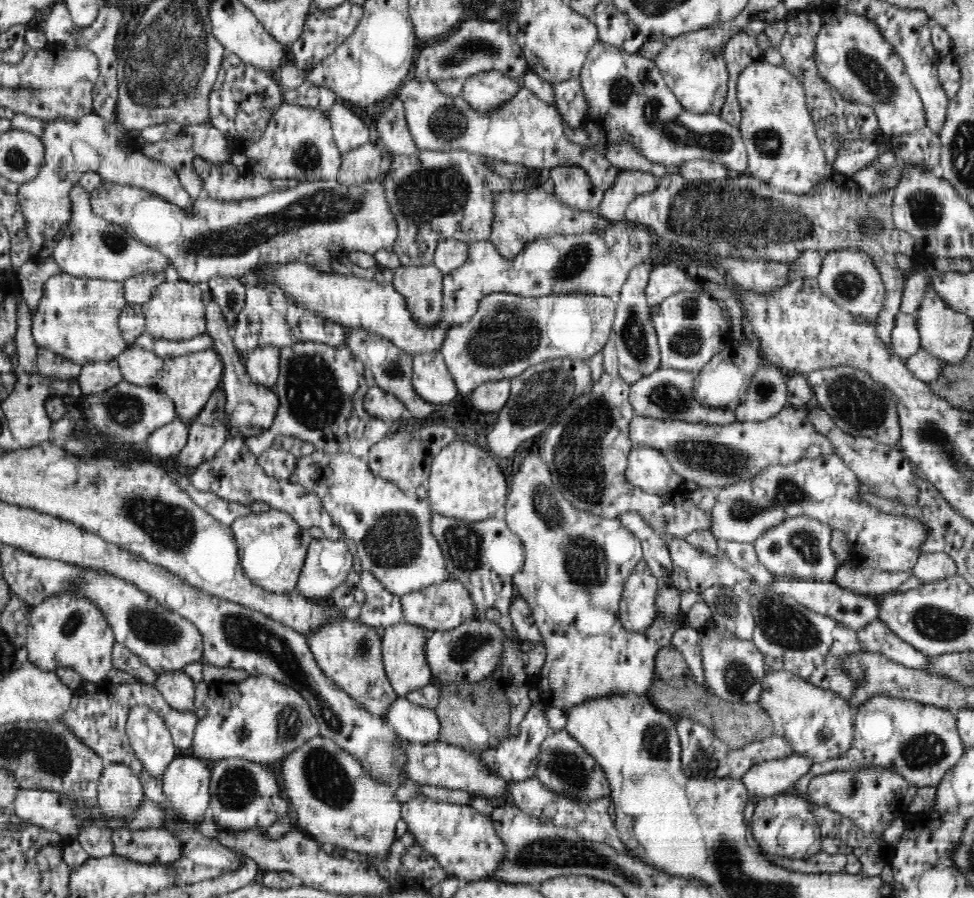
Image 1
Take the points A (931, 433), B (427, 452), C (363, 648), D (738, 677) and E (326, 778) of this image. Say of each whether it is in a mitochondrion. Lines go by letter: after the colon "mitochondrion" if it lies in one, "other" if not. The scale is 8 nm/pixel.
A: mitochondrion
B: other
C: mitochondrion
D: mitochondrion
E: mitochondrion

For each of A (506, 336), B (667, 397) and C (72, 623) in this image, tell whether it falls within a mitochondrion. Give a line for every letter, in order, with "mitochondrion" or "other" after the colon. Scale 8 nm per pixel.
A: mitochondrion
B: mitochondrion
C: mitochondrion

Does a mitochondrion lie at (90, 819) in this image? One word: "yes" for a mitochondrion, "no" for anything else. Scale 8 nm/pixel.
no

